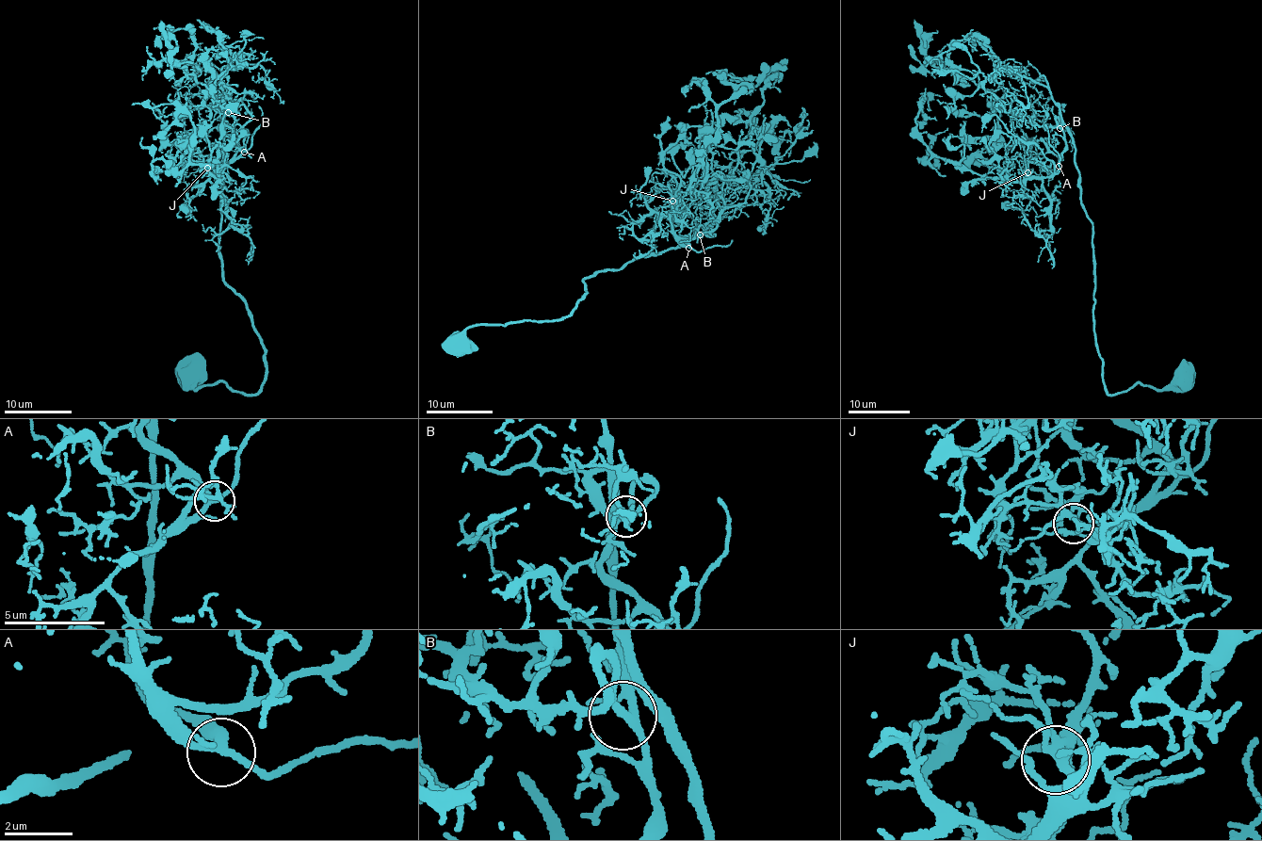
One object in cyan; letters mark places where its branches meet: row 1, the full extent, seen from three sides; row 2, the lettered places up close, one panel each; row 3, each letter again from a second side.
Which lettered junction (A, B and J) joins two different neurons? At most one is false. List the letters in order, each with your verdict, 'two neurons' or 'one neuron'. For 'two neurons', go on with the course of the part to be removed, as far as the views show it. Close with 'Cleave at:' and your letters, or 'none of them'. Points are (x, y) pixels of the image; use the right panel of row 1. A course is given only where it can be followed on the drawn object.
A: one neuron
B: one neuron
J: one neuron
Cleave at: none of them

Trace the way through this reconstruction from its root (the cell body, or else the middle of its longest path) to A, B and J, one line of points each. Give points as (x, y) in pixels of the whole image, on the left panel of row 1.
A: (191, 377), (254, 395), (265, 378), (222, 268), (223, 112), (244, 152)
B: (191, 377), (196, 388), (225, 381), (254, 395), (265, 378), (262, 338), (219, 253), (228, 112)
J: (191, 377), (254, 395), (265, 378), (222, 268), (223, 112), (240, 155), (207, 168)

